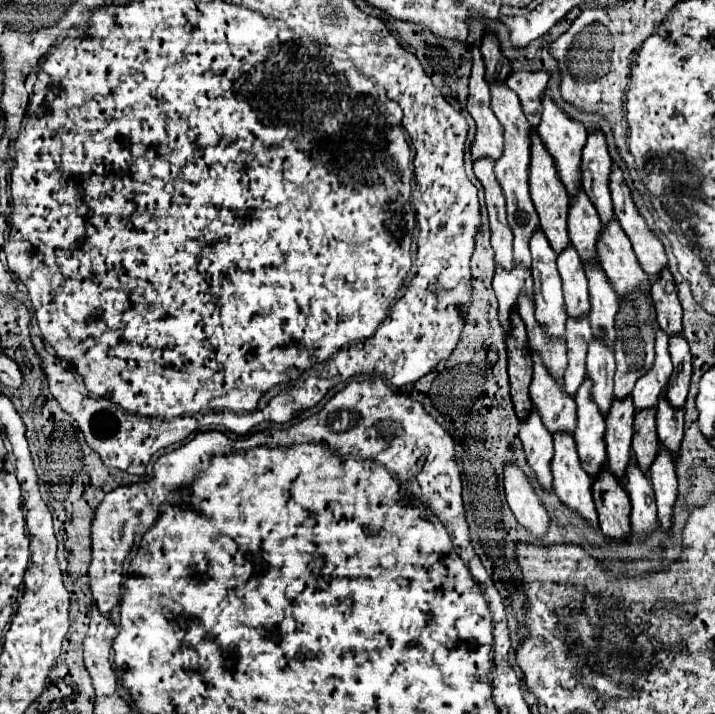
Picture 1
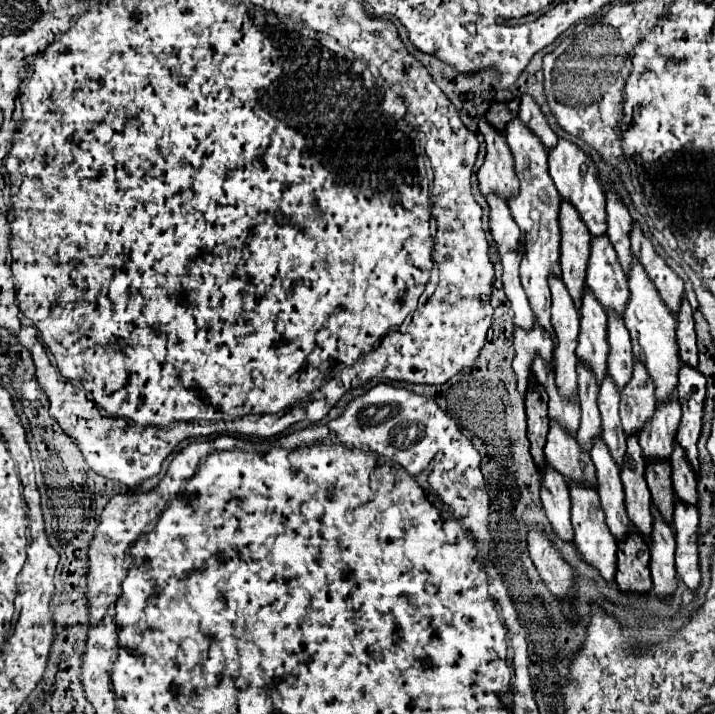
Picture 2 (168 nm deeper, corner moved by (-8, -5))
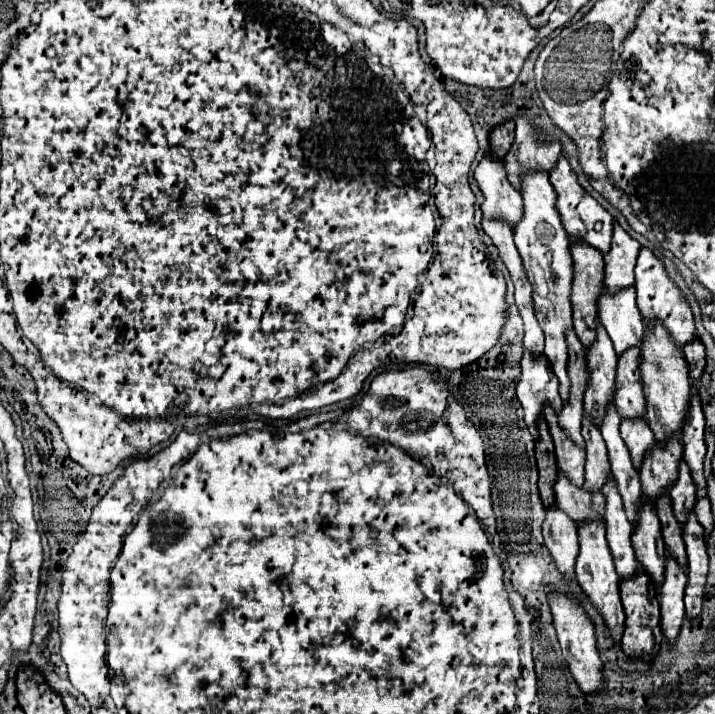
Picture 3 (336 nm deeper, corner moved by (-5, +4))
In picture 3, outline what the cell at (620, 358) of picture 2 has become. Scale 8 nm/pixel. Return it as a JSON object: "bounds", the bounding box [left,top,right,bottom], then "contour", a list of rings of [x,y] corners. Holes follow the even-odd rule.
{"bounds":[615,348,645,420],"contour":[[[629,348],[623,356],[619,356],[617,364],[617,390],[615,390],[615,408],[621,418],[625,420],[637,420],[645,418],[645,398],[643,398],[643,386],[641,386],[641,350]]]}

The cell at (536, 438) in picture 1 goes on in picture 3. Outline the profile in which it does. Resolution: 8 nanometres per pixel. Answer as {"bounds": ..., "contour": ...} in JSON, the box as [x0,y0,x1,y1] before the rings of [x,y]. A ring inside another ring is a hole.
{"bounds":[543,506,579,580],"contour":[[[557,506],[547,508],[547,518],[543,524],[545,546],[549,548],[557,570],[565,580],[573,580],[575,574],[575,558],[579,556],[577,542],[577,524]]]}

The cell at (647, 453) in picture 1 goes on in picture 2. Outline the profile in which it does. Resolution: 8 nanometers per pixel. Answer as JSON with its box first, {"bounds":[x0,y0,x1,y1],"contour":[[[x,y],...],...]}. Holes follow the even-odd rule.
{"bounds":[646,459,674,521],"contour":[[[668,459],[662,461],[646,461],[646,481],[652,493],[654,507],[662,513],[666,521],[672,519],[674,511],[674,491],[672,491],[672,479],[670,479],[670,463]]]}

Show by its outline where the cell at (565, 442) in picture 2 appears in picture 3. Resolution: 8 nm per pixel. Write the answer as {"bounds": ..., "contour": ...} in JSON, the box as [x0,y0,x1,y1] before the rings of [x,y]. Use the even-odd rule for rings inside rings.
{"bounds":[555,474,603,526],"contour":[[[559,474],[555,484],[555,496],[559,502],[559,508],[569,518],[575,518],[577,526],[583,522],[583,518],[603,518],[603,494],[601,492],[585,492],[583,488],[573,486],[563,474]]]}

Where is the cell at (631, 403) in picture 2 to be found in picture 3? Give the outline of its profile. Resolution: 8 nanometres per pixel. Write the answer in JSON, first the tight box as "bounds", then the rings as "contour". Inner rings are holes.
{"bounds":[621,420,655,470],"contour":[[[623,420],[621,438],[625,440],[625,444],[629,448],[633,466],[639,470],[639,466],[643,462],[643,454],[647,454],[647,450],[651,450],[651,442],[655,442],[649,424],[643,420]]]}

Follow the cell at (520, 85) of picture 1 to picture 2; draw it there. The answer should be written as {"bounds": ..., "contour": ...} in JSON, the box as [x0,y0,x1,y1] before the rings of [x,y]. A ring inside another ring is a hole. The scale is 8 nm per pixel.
{"bounds":[518,95,558,149],"contour":[[[522,95],[518,117],[542,139],[542,143],[544,143],[546,149],[550,149],[550,147],[554,147],[558,143],[558,137],[550,129],[544,113],[540,111],[540,105],[536,105],[536,101],[530,95]]]}

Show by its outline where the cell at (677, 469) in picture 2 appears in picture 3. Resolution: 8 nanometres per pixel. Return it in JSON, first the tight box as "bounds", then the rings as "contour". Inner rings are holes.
{"bounds":[671,460,697,526],"contour":[[[681,460],[679,462],[679,478],[675,486],[671,488],[671,504],[673,504],[673,514],[683,526],[683,518],[687,518],[687,510],[693,510],[697,498],[697,488],[695,482],[689,474],[689,466]]]}

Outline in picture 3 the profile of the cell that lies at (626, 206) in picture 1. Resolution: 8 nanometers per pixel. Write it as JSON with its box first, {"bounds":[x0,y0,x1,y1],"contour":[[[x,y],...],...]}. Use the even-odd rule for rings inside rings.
{"bounds":[635,248,695,346],"contour":[[[641,248],[639,258],[637,258],[637,266],[635,266],[635,290],[637,290],[637,306],[641,310],[641,316],[647,324],[647,328],[653,326],[655,320],[661,320],[661,324],[667,328],[667,332],[671,334],[671,338],[675,340],[677,346],[683,346],[687,342],[691,342],[691,338],[695,338],[695,326],[693,326],[693,314],[687,306],[687,302],[683,300],[679,288],[669,280],[663,264],[653,256],[651,250]]]}

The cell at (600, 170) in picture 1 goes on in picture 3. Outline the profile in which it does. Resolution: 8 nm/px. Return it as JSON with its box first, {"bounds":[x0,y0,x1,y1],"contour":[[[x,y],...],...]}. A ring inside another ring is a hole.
{"bounds":[603,222,641,290],"contour":[[[617,222],[615,234],[611,242],[611,250],[603,256],[605,258],[605,286],[611,290],[623,290],[635,284],[635,262],[641,246],[635,238],[631,238]]]}

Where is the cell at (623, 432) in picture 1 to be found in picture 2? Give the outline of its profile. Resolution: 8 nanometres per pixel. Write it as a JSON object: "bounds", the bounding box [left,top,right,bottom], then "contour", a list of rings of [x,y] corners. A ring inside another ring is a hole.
{"bounds":[620,435,652,539],"contour":[[[638,435],[628,437],[628,451],[620,471],[626,493],[626,511],[634,527],[648,539],[652,525],[652,497],[644,479],[644,457],[638,445]]]}

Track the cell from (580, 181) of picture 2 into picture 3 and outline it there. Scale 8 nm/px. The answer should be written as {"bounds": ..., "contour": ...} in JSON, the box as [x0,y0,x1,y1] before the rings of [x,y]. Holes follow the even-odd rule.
{"bounds":[549,156,613,254],"contour":[[[565,156],[559,158],[559,162],[553,168],[549,180],[551,180],[551,184],[555,188],[555,194],[557,194],[555,208],[559,210],[561,224],[563,224],[567,236],[569,236],[569,242],[583,242],[583,244],[593,246],[601,254],[607,254],[607,250],[611,246],[611,236],[613,236],[613,216],[605,208],[601,208],[599,202],[593,196],[589,196],[577,184],[577,176],[573,174],[573,170],[571,170],[571,166],[569,166]]]}

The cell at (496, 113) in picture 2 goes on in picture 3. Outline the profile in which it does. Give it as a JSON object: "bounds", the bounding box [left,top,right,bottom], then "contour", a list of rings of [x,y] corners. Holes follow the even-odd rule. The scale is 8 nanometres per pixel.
{"bounds":[491,120,515,158],"contour":[[[507,120],[503,122],[501,126],[497,126],[493,132],[491,132],[491,152],[497,156],[497,158],[505,158],[505,154],[509,152],[511,148],[511,142],[515,140],[515,122],[513,120]]]}

